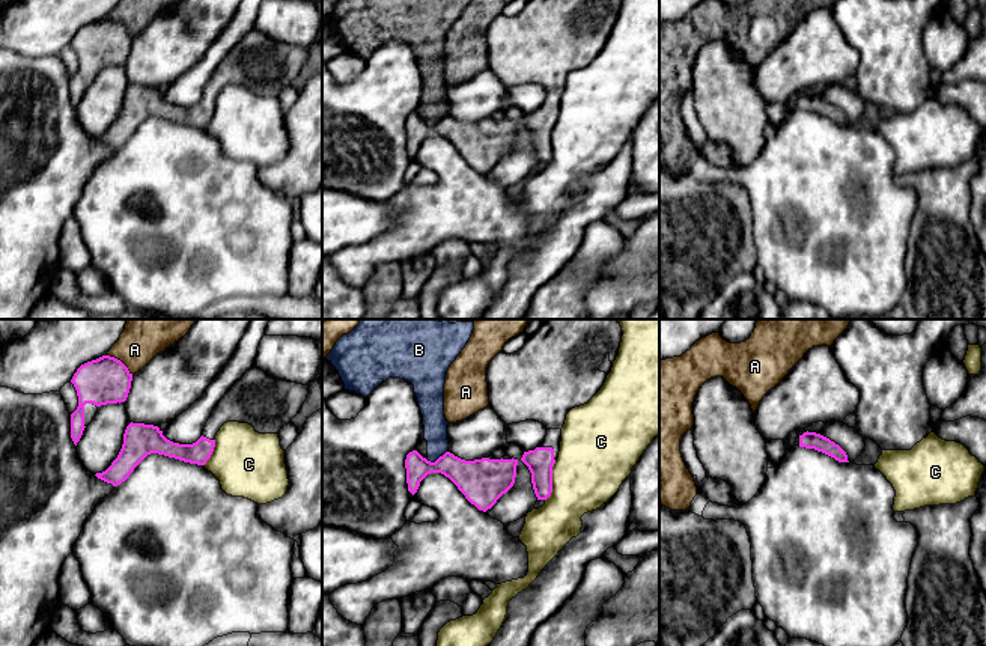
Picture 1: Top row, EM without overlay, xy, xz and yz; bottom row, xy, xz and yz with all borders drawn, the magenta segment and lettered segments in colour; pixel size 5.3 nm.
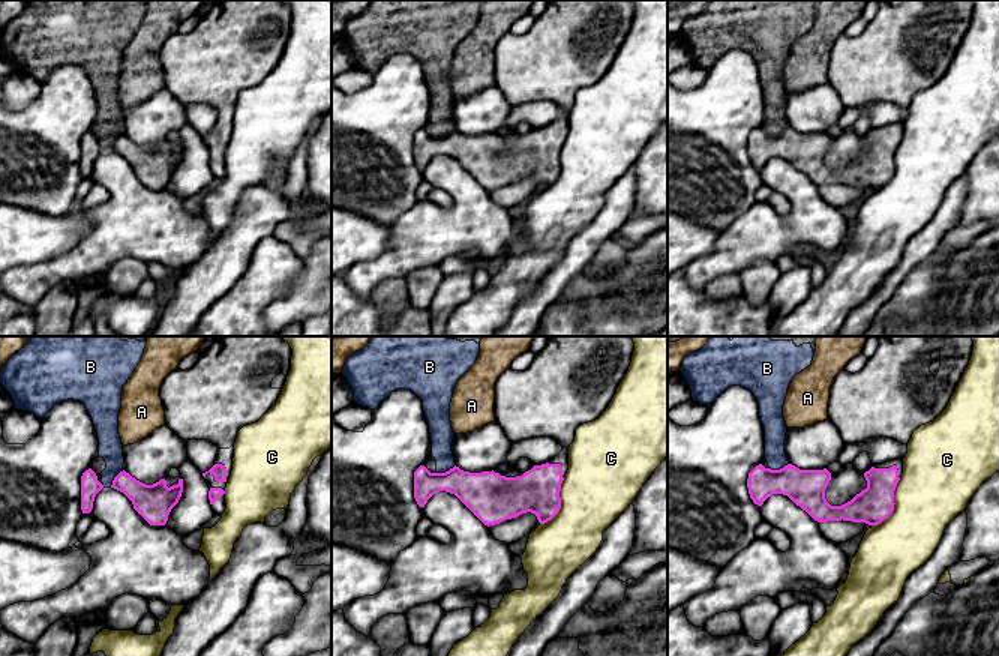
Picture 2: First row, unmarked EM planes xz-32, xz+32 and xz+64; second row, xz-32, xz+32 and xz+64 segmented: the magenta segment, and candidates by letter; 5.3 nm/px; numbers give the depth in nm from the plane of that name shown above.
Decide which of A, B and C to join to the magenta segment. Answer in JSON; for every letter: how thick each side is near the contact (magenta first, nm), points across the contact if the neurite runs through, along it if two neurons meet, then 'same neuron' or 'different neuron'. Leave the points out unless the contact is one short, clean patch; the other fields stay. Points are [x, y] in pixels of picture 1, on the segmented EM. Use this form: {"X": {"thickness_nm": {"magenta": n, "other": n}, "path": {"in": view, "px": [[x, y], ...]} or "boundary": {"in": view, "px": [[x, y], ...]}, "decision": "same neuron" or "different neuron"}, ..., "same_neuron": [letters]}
{"A": {"thickness_nm": {"magenta": 260, "other": 280}, "decision": "different neuron"}, "B": {"thickness_nm": {"magenta": 220, "other": 130}, "boundary": {"in": "xz", "px": [[447, 450], [434, 461], [426, 460]]}, "decision": "different neuron"}, "C": {"thickness_nm": {"magenta": 140, "other": 380}, "boundary": {"in": "xz", "px": [[556, 461], [551, 494], [545, 500]]}, "decision": "different neuron"}, "same_neuron": []}

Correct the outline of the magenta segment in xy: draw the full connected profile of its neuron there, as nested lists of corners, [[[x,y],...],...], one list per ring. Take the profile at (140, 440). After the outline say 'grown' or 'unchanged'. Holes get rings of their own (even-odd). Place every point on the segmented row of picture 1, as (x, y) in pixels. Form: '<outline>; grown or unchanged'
[[[251,366],[218,401],[196,443],[173,443],[158,426],[131,422],[117,458],[95,476],[117,486],[151,453],[205,465],[214,452],[215,435],[224,423],[248,423],[259,434],[278,434],[298,414],[307,395],[309,385],[277,379]]]; grown

